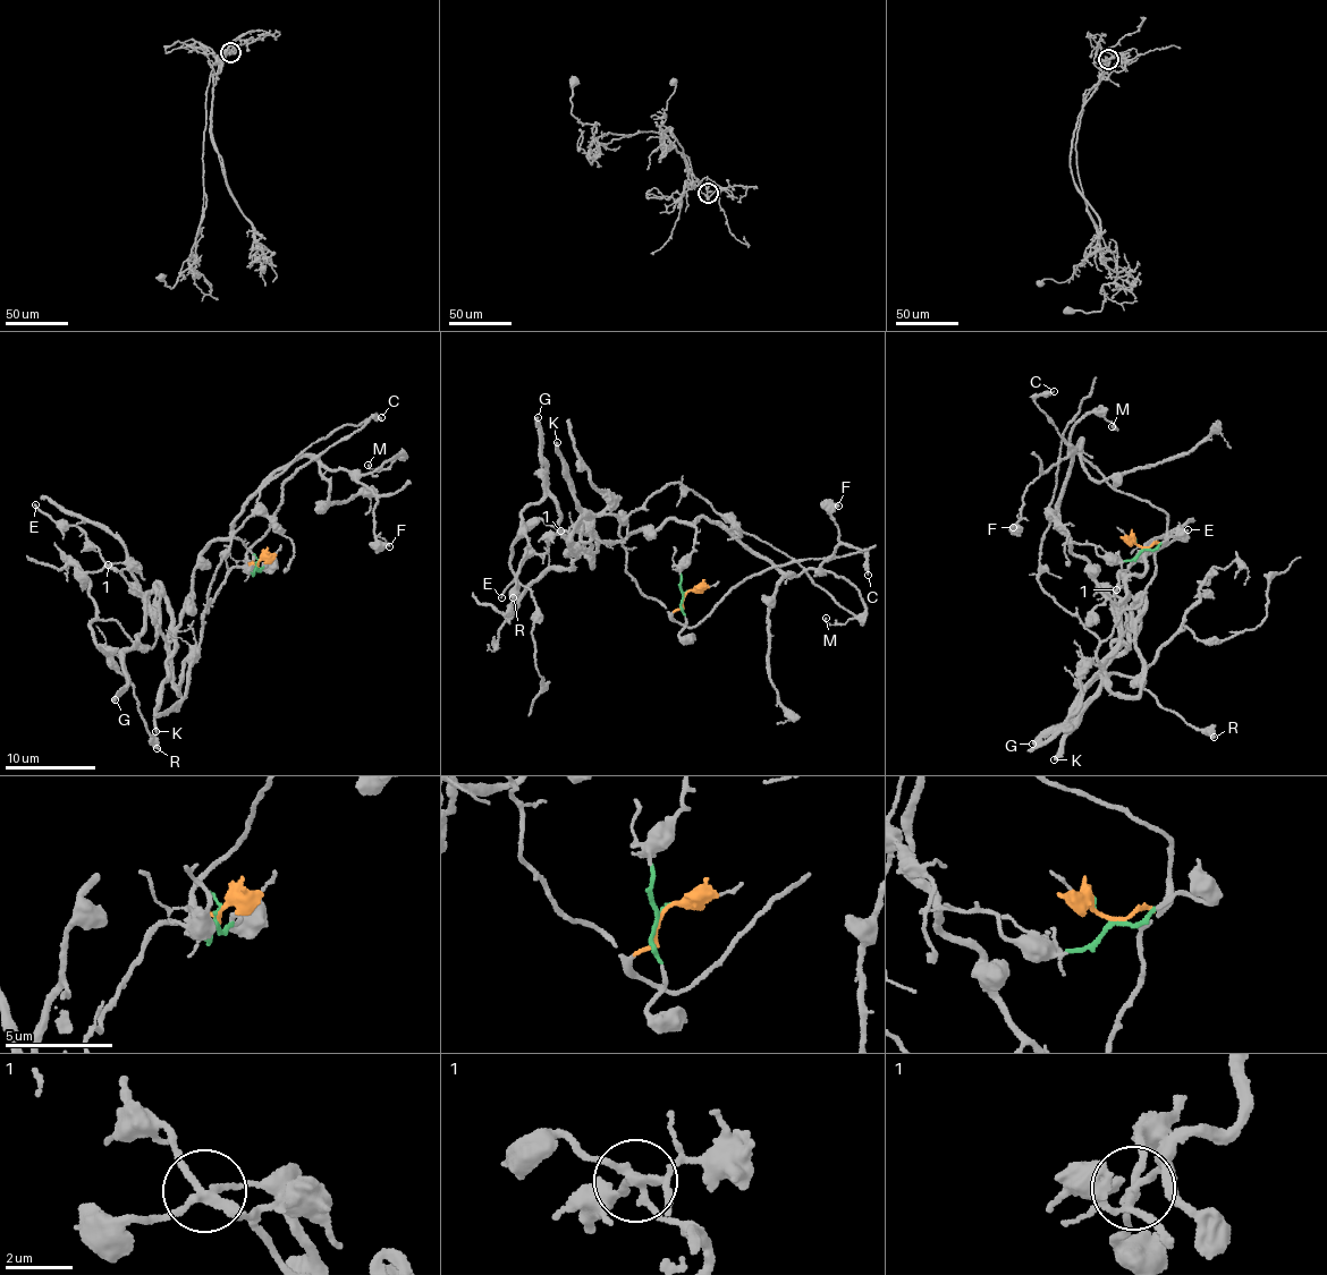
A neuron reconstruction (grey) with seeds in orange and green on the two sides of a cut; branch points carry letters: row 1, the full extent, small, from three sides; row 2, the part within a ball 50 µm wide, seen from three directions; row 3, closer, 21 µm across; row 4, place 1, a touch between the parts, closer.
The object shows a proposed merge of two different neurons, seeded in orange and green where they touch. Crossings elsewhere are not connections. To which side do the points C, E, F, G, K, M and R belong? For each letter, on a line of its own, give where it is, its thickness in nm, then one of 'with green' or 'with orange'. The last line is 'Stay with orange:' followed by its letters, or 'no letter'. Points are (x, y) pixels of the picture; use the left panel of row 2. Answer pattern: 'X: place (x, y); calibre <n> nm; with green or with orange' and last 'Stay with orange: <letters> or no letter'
C: place (381, 417); calibre 190 nm; with orange
E: place (35, 504); calibre 160 nm; with orange
F: place (389, 546); calibre 400 nm; with green
G: place (115, 699); calibre 360 nm; with orange
K: place (155, 731); calibre 320 nm; with green
M: place (368, 465); calibre 110 nm; with green
R: place (157, 748); calibre 480 nm; with orange
Stay with orange: C, E, G, R

